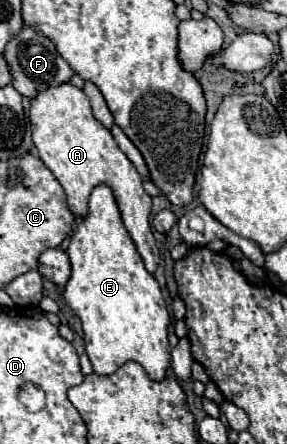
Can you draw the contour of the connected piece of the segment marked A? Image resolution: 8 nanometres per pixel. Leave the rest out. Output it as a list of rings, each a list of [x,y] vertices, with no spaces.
[[[64,82],[62,86],[50,86],[46,90],[38,90],[38,94],[30,100],[28,116],[30,116],[32,140],[38,150],[38,156],[62,184],[68,196],[68,206],[76,214],[76,218],[82,218],[86,214],[88,196],[98,186],[98,182],[112,186],[116,202],[120,206],[124,226],[130,232],[146,264],[146,270],[154,274],[160,254],[150,230],[152,198],[142,188],[140,174],[126,158],[126,154],[118,148],[112,132],[104,126],[98,126],[98,122],[94,122],[94,114],[90,114],[90,100],[86,98],[84,90],[76,88],[70,82]]]

